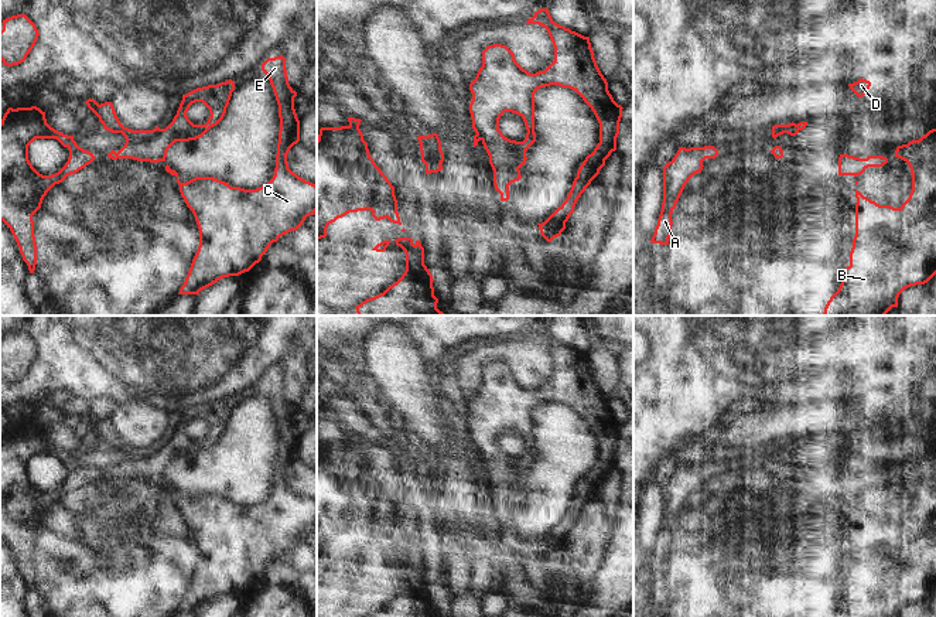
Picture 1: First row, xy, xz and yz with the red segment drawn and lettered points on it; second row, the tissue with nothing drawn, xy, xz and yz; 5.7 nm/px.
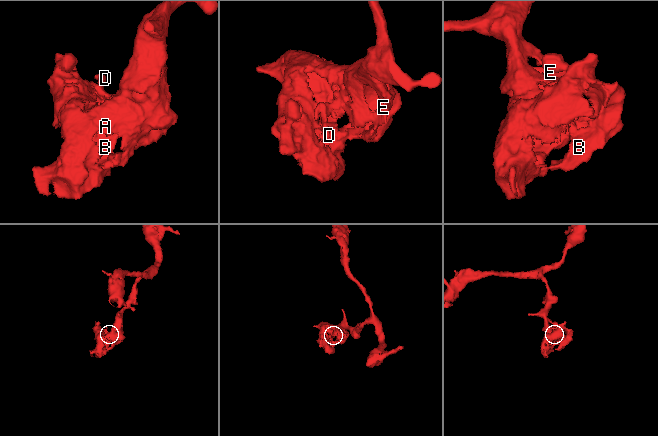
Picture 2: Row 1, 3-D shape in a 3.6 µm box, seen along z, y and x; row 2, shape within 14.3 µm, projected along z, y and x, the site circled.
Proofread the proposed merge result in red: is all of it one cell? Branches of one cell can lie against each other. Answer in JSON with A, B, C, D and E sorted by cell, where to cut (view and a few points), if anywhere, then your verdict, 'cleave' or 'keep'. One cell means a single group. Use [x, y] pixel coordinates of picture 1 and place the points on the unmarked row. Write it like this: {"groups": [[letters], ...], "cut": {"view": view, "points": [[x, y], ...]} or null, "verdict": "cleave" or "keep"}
{"groups": [["A", "B", "C", "E"], ["D"]], "cut": {"view": "xy", "points": [[123, 443], [119, 449]]}, "verdict": "cleave"}

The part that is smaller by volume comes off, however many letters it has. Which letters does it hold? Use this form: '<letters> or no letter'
D

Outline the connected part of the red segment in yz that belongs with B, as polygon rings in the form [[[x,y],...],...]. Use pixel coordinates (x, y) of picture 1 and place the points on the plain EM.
[[[936,446],[898,463],[895,474],[911,485],[909,515],[894,525],[879,522],[855,507],[855,553],[850,582],[830,617],[898,617],[905,606],[925,601],[936,592]]]

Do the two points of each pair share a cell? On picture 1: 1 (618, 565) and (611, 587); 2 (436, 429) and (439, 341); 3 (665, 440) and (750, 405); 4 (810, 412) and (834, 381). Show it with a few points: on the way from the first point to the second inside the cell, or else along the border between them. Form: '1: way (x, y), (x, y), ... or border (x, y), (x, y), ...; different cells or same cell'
1: way (618, 571), (617, 582); same cell
2: border (416, 347), (434, 375); different cells
3: way (686, 419), (704, 401), (728, 401); same cell
4: border (841, 398), (839, 401), (823, 399), (785, 405); different cells

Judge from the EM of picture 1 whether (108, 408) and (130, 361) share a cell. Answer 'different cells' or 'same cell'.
same cell

